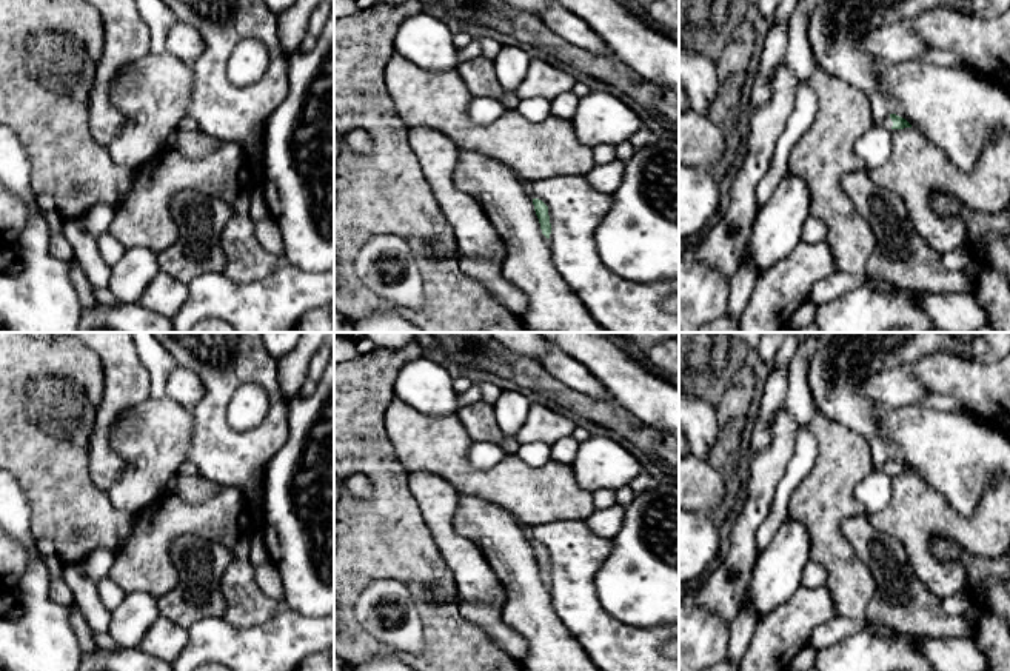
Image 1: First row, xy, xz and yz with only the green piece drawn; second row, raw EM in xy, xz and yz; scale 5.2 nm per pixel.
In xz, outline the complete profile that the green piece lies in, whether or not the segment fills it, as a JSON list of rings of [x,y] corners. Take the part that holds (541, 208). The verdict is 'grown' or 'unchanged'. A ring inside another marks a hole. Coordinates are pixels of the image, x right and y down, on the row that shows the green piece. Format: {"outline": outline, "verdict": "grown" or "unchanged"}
{"outline": [[[533,199],[534,211],[540,223],[542,234],[550,239],[551,234],[551,223],[550,223],[550,215],[548,215],[548,206],[539,200]]], "verdict": "unchanged"}

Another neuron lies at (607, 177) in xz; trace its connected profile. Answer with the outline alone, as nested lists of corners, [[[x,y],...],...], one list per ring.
[[[614,159],[610,163],[604,165],[596,163],[584,175],[594,189],[604,194],[614,194],[614,191],[622,183],[624,172],[625,172],[625,163]]]

